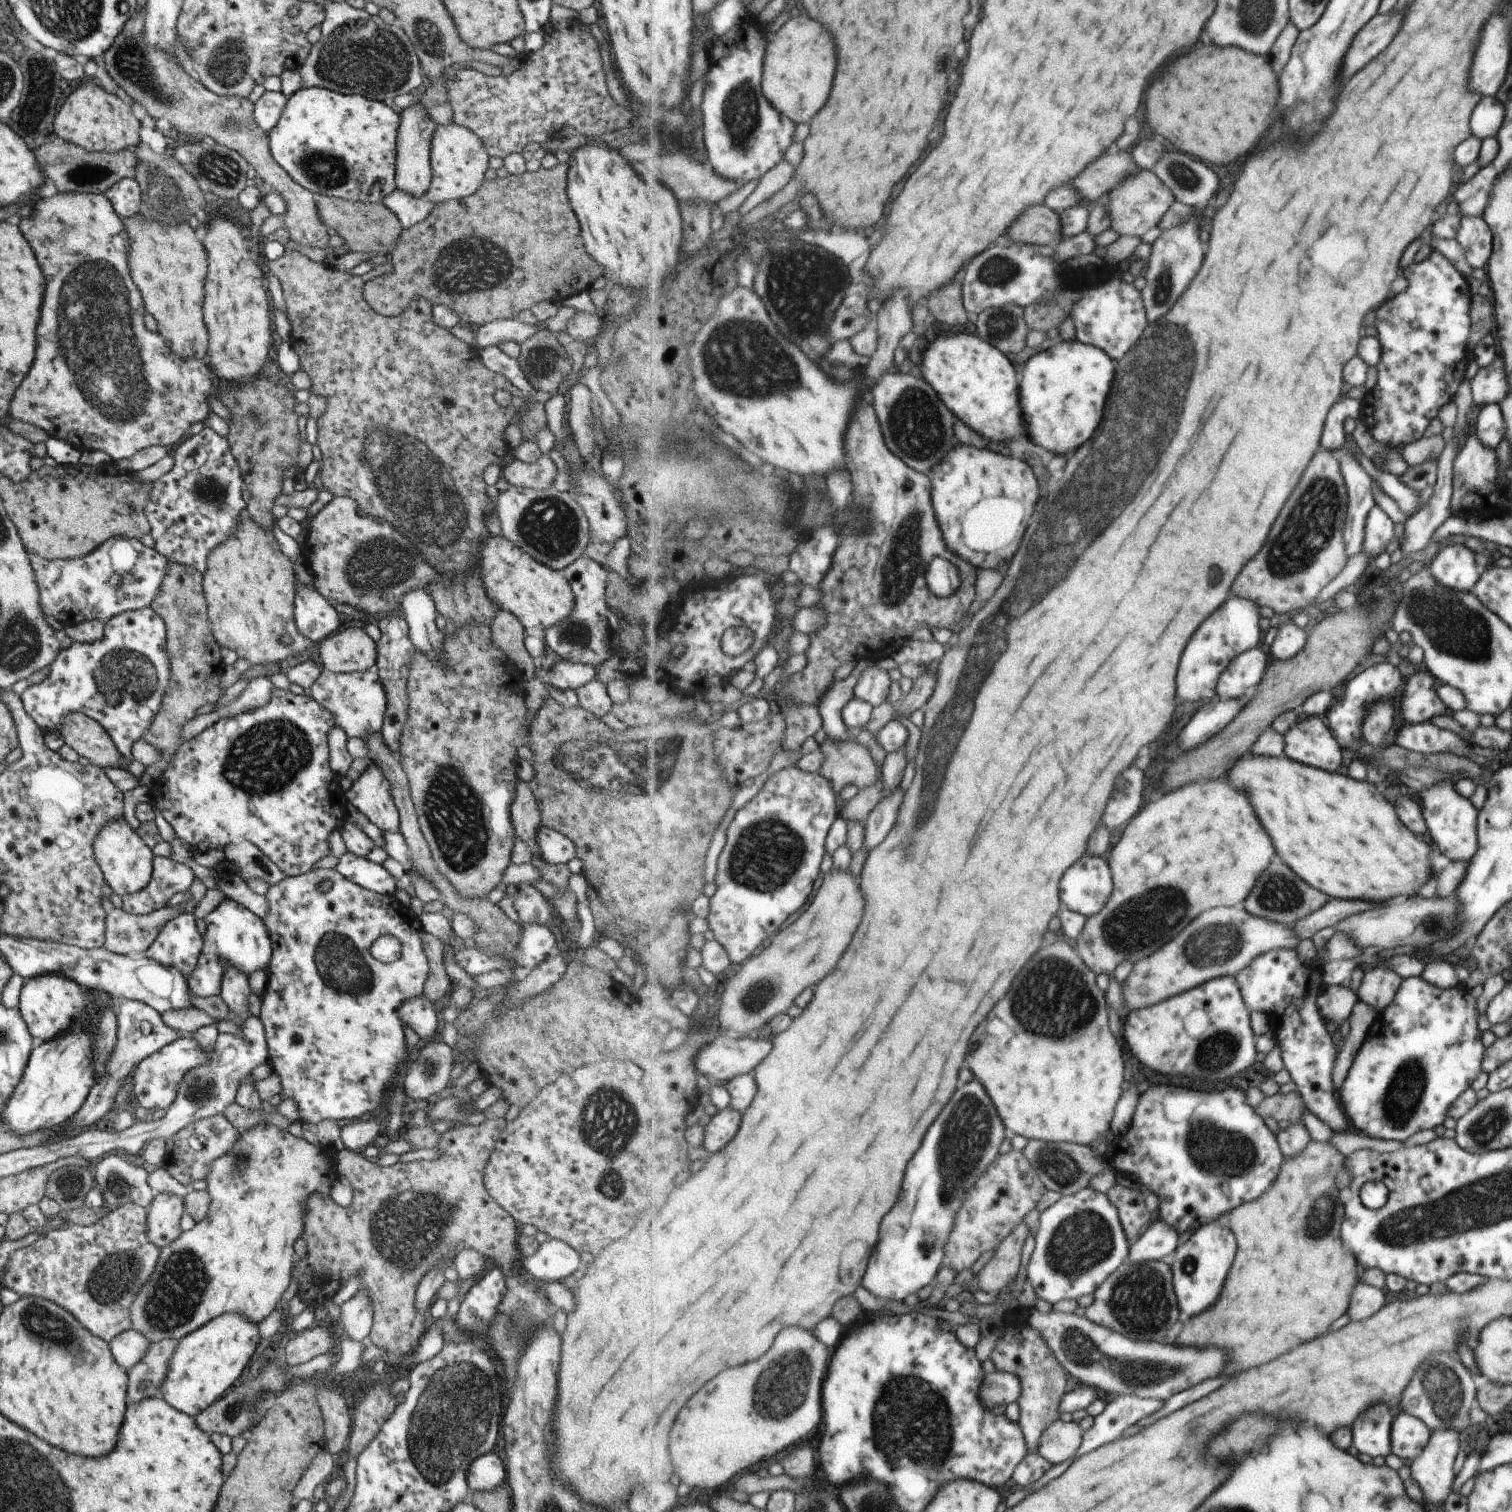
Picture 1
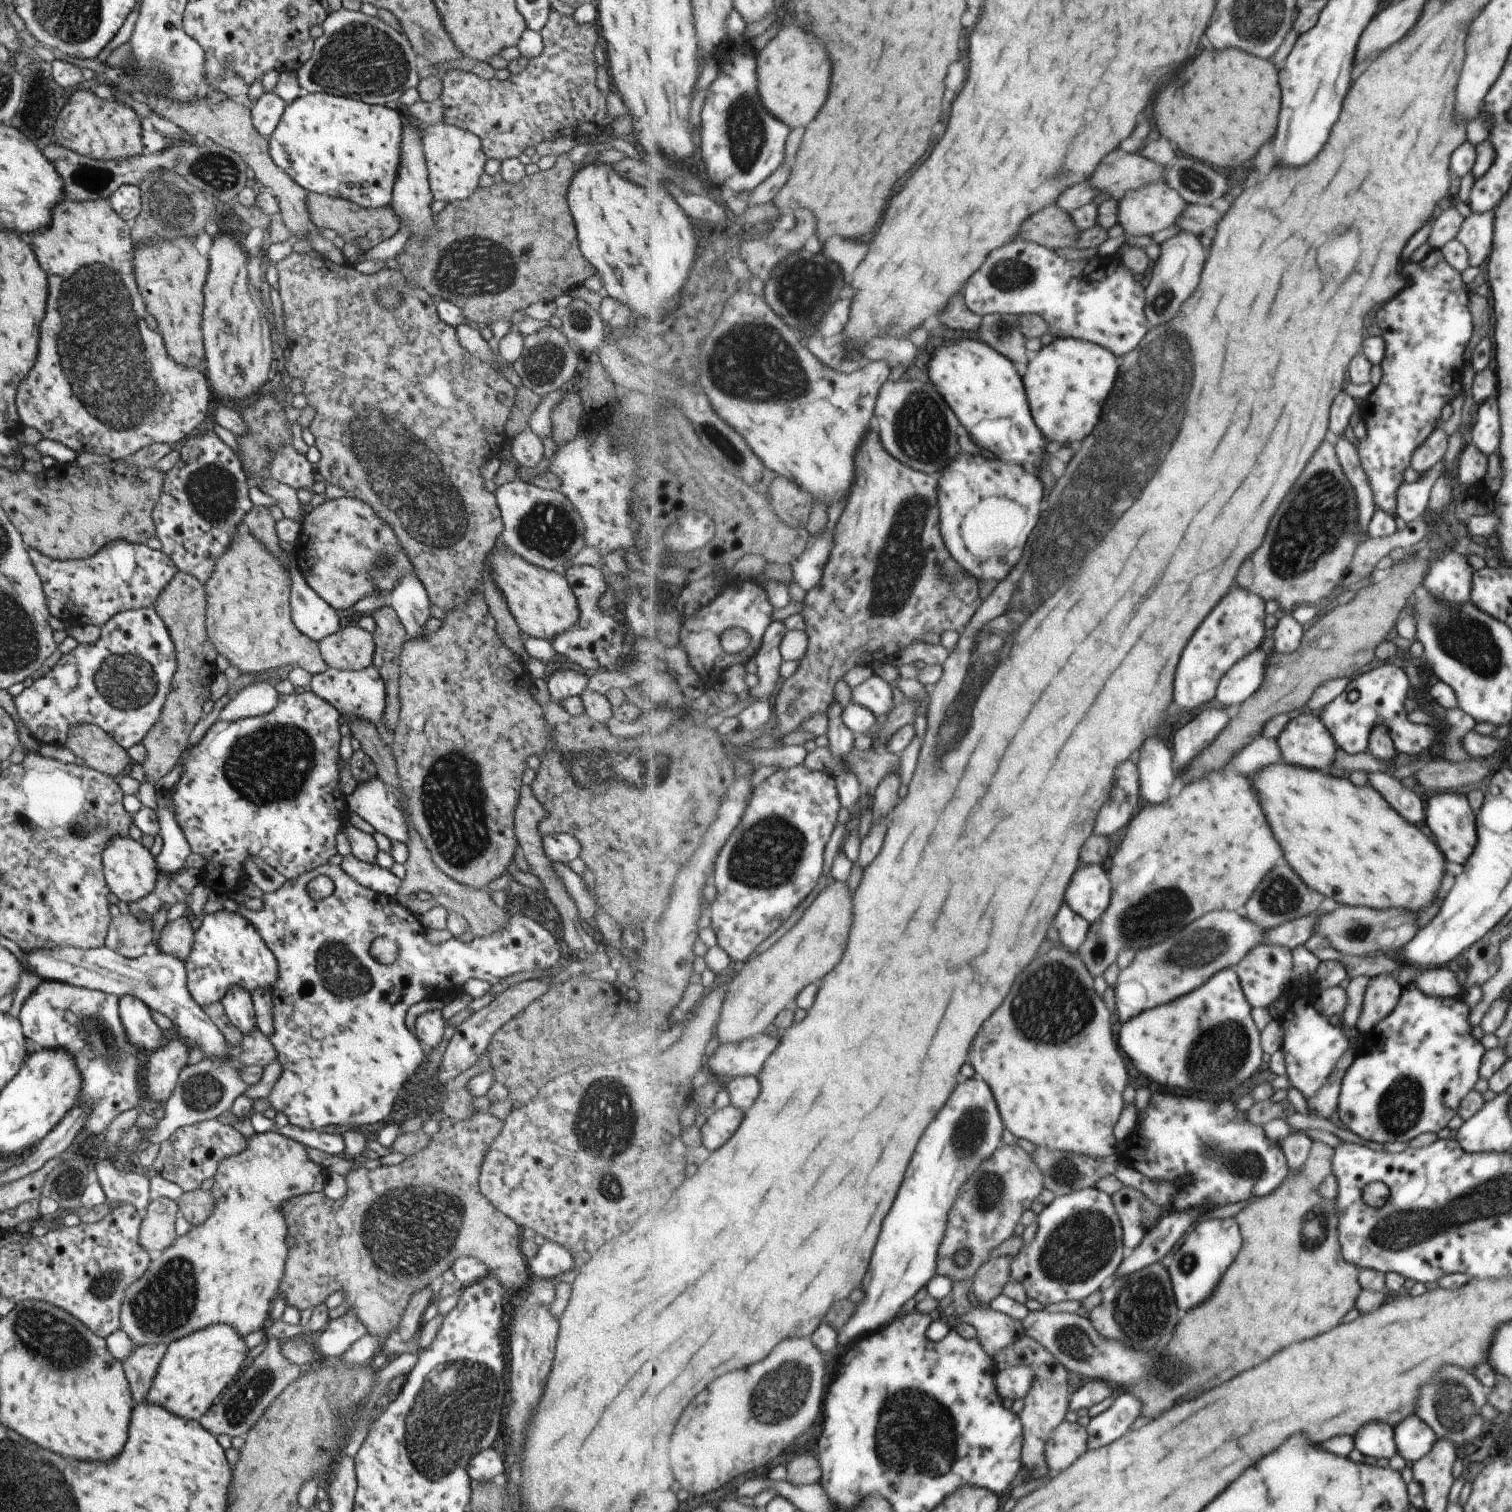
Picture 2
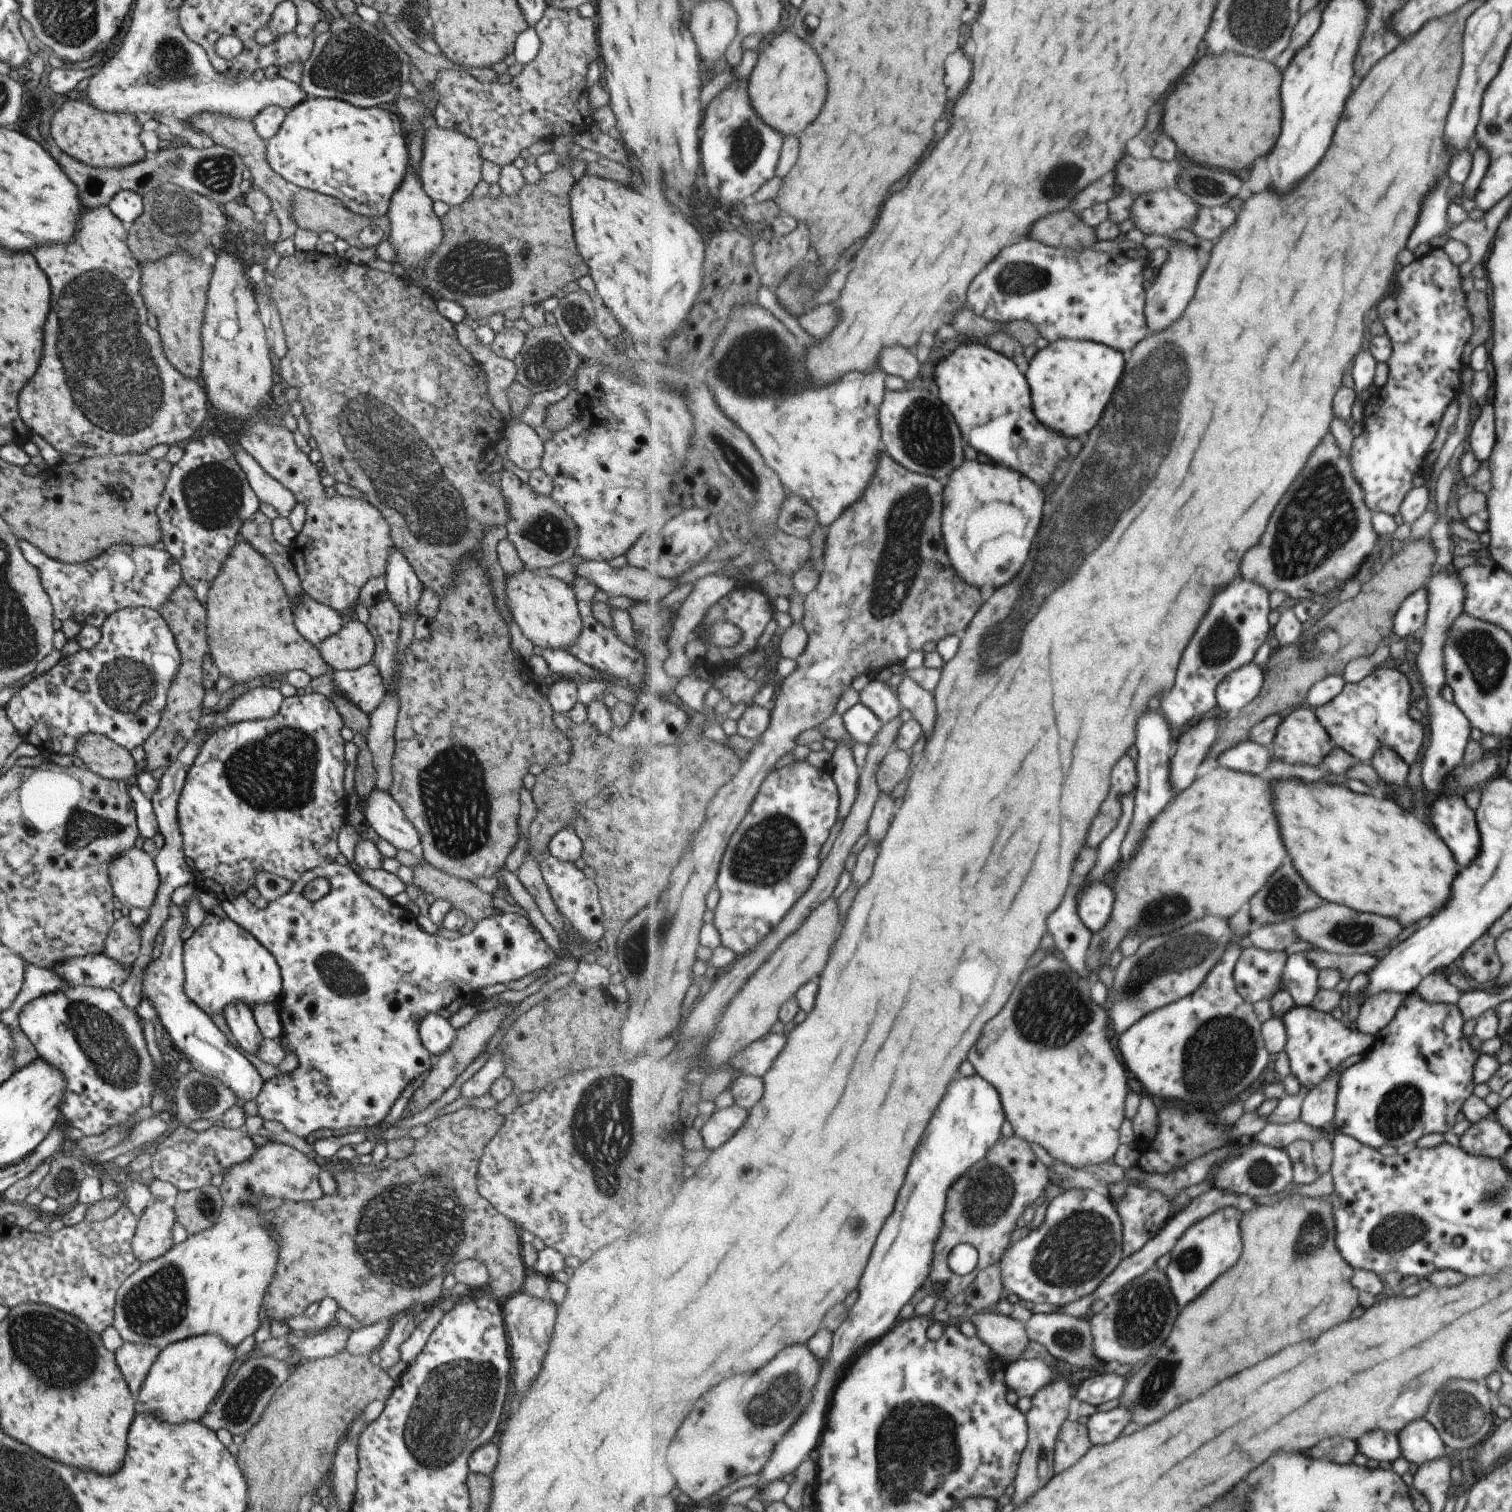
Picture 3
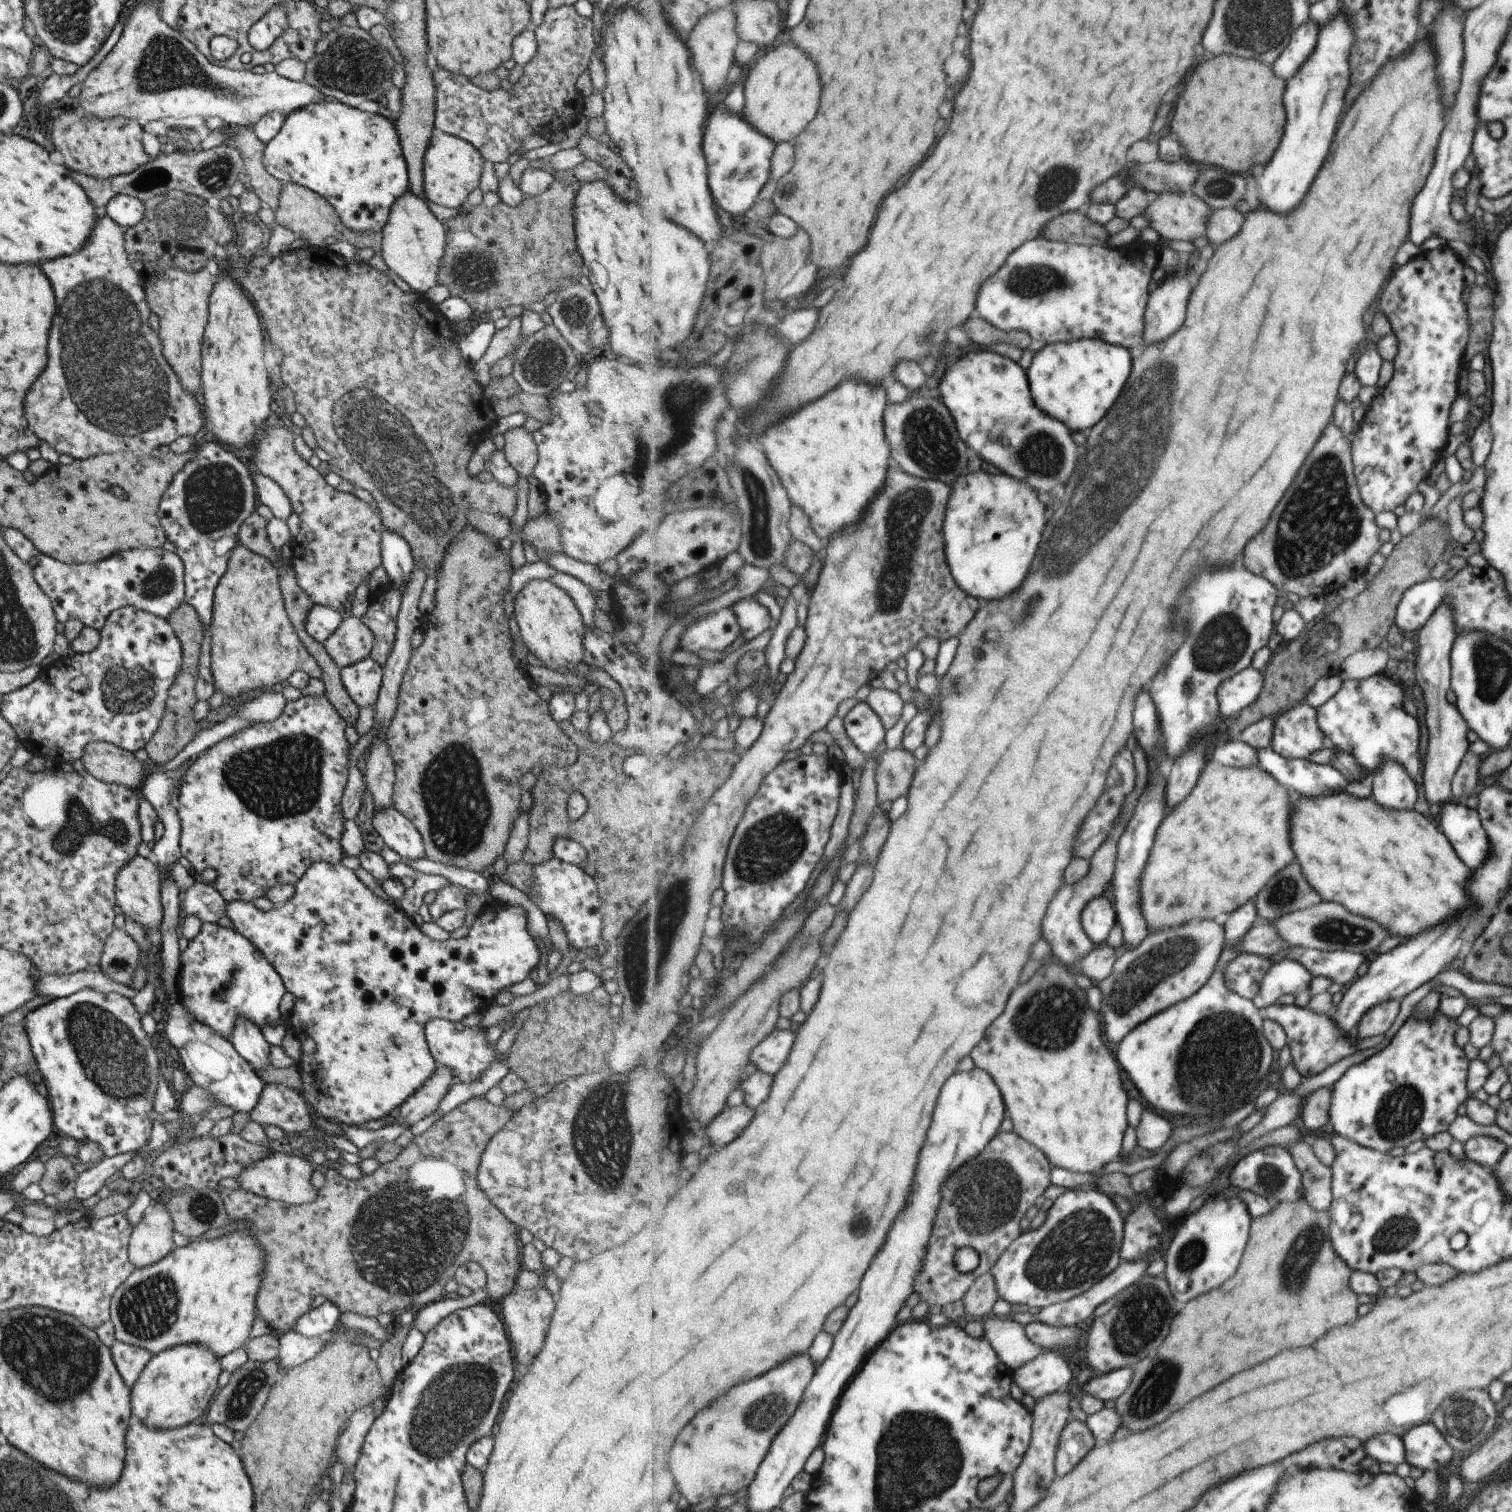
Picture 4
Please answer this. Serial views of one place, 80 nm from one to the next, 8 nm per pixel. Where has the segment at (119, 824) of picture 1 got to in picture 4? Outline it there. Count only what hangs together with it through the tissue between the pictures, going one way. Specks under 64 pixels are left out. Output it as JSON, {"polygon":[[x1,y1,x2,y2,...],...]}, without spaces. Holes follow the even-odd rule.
{"polygon":[[137,855,118,870,114,882,114,899,117,906,121,908,122,914,137,922,143,930,149,929,154,936,157,936,162,917,160,874,152,858]]}

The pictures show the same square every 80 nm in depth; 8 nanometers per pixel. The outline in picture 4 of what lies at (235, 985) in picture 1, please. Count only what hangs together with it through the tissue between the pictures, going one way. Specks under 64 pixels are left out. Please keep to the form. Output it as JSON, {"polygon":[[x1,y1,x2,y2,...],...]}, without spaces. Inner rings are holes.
{"polygon":[[241,1015,234,1016,229,1042,252,1069,268,1065,268,1042,263,1038,258,1026]]}

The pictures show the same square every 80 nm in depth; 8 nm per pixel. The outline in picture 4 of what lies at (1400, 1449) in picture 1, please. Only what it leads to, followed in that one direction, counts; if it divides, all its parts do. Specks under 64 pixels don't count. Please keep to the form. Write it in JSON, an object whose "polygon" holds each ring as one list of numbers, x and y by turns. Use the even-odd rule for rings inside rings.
{"polygon":[[1431,1422,1407,1429,1399,1437,1404,1448,1404,1461,1411,1466,1419,1468,1419,1470,1436,1471,1439,1466,1445,1466,1451,1456,1453,1456,1453,1449,1445,1443,1445,1440]]}

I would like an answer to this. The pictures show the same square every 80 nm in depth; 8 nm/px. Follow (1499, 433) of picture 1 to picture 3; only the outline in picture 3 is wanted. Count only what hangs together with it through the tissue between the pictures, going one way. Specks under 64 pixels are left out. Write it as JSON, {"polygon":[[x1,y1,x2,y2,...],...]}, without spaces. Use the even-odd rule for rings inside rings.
{"polygon":[[1491,404,1481,406,1481,410,1477,418,1471,422,1469,430,1470,451,1475,455,1475,458,1481,462,1489,458,1489,452,1495,444,1495,434,1493,434,1493,408]]}

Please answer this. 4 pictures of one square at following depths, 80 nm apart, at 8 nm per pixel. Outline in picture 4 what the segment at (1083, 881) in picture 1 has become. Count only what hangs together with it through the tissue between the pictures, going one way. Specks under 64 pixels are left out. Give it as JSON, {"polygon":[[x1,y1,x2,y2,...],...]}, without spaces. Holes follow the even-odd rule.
{"polygon":[[1103,895,1092,898,1082,912,1082,923,1095,946,1104,944,1118,922,1118,912]]}

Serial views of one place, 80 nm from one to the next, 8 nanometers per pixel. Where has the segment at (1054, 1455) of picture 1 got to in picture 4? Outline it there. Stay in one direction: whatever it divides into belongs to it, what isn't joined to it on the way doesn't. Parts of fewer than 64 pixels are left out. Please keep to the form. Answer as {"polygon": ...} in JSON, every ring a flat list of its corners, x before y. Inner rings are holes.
{"polygon":[[1073,1419,1063,1429,1058,1446,1056,1472,1063,1476,1071,1472,1082,1458,1087,1456,1095,1446,1095,1437,1086,1421]]}

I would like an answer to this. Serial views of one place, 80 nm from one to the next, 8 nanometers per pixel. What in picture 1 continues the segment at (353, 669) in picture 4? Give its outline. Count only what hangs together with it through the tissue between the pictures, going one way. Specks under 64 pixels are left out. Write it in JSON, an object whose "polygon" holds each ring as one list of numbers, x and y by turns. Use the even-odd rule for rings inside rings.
{"polygon":[[375,664,358,673,329,673,322,669,317,680,309,687,311,697,331,716,333,725,340,727,347,738,356,736,365,739,380,730,386,700,382,682]]}

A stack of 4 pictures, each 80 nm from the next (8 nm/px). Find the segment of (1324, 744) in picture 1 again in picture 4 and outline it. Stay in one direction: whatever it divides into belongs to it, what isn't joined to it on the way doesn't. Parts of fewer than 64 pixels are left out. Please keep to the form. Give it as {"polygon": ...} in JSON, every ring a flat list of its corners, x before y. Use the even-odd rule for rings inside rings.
{"polygon":[[1309,702,1295,705,1276,720,1271,748,1288,759,1309,759,1323,746,1322,729,1315,724]]}

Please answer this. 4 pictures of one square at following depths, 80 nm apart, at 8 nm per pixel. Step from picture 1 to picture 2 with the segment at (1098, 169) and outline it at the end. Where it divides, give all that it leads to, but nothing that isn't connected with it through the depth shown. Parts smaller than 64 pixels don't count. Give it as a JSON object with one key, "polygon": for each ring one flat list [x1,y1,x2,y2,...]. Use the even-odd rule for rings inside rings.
{"polygon":[[1115,150,1107,162,1095,170,1089,183,1098,194,1107,194,1119,200,1128,190,1137,190,1146,184,1164,180,1165,166,1139,154]]}

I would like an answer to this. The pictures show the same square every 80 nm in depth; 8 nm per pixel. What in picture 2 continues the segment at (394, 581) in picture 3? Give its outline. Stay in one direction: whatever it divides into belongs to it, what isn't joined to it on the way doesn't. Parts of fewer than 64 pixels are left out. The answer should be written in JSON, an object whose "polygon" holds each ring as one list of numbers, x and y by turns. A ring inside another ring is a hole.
{"polygon":[[414,574,404,575,387,596,387,606,399,617,408,639,421,639,423,626,429,618,429,599]]}

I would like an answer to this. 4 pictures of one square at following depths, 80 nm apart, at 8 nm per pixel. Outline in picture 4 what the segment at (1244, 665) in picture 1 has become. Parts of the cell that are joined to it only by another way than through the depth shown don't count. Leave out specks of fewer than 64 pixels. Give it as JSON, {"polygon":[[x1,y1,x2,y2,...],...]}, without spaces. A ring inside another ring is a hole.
{"polygon":[[1251,666,1223,682,1218,690,1222,716,1231,718,1253,704,1262,693,1264,680,1264,673]]}

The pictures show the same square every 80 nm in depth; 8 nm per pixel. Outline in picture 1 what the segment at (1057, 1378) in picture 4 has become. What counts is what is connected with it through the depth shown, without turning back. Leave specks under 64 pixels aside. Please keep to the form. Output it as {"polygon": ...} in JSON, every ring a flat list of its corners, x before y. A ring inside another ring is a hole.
{"polygon":[[995,1370,986,1374,978,1395,982,1404,991,1409,1017,1403,1021,1392,1022,1382,1016,1374]]}

